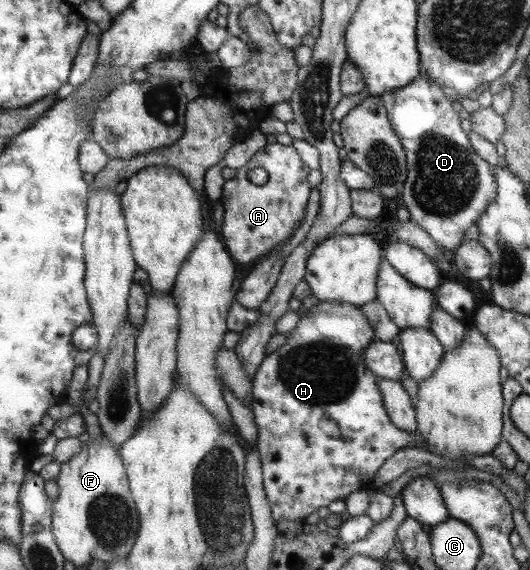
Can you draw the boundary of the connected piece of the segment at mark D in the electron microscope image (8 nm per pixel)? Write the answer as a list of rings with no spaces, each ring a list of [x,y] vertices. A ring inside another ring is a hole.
[[[423,73],[417,75],[409,85],[387,91],[381,94],[380,98],[387,108],[391,129],[404,149],[406,179],[400,192],[402,205],[406,207],[409,219],[417,222],[417,225],[431,236],[437,247],[443,251],[455,249],[461,243],[465,229],[477,223],[483,210],[495,198],[498,189],[495,173],[491,173],[491,165],[483,160],[471,147],[470,141],[467,141],[465,131],[459,127],[459,117],[451,109],[449,97],[445,97],[433,81],[425,79]]]

